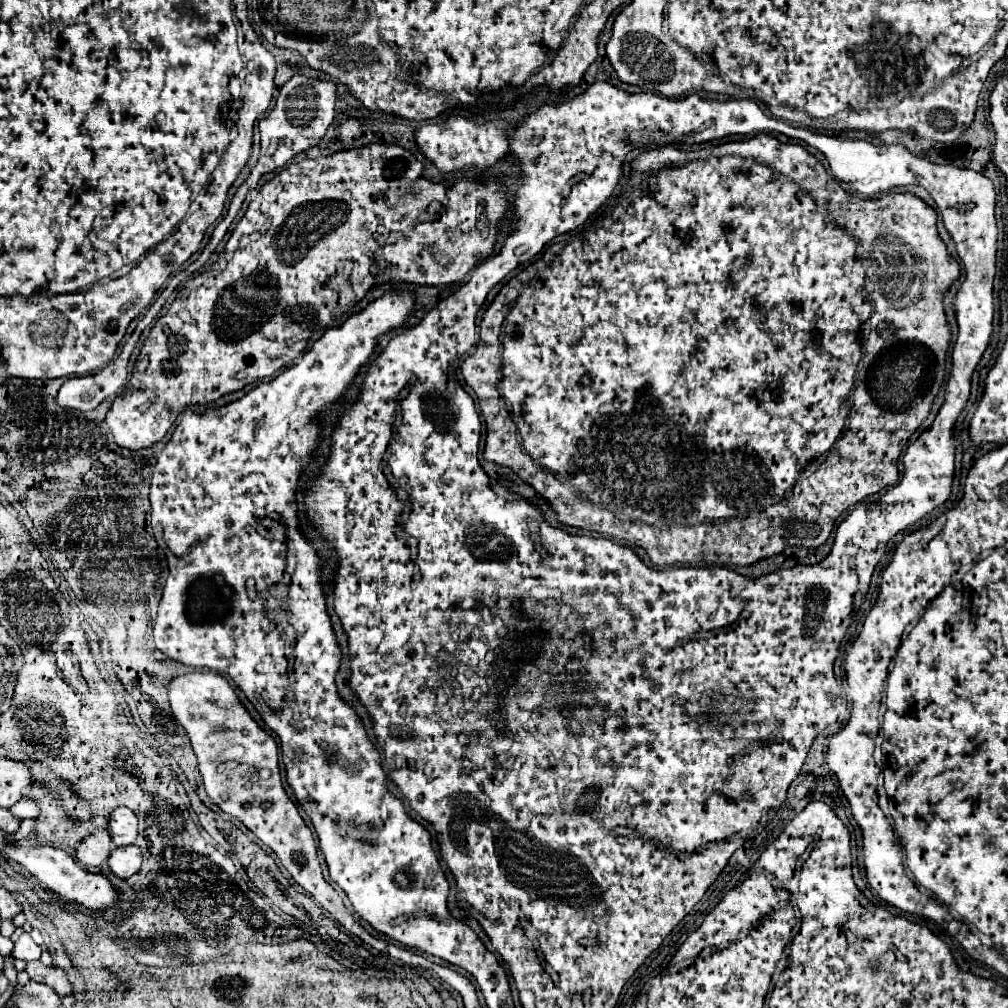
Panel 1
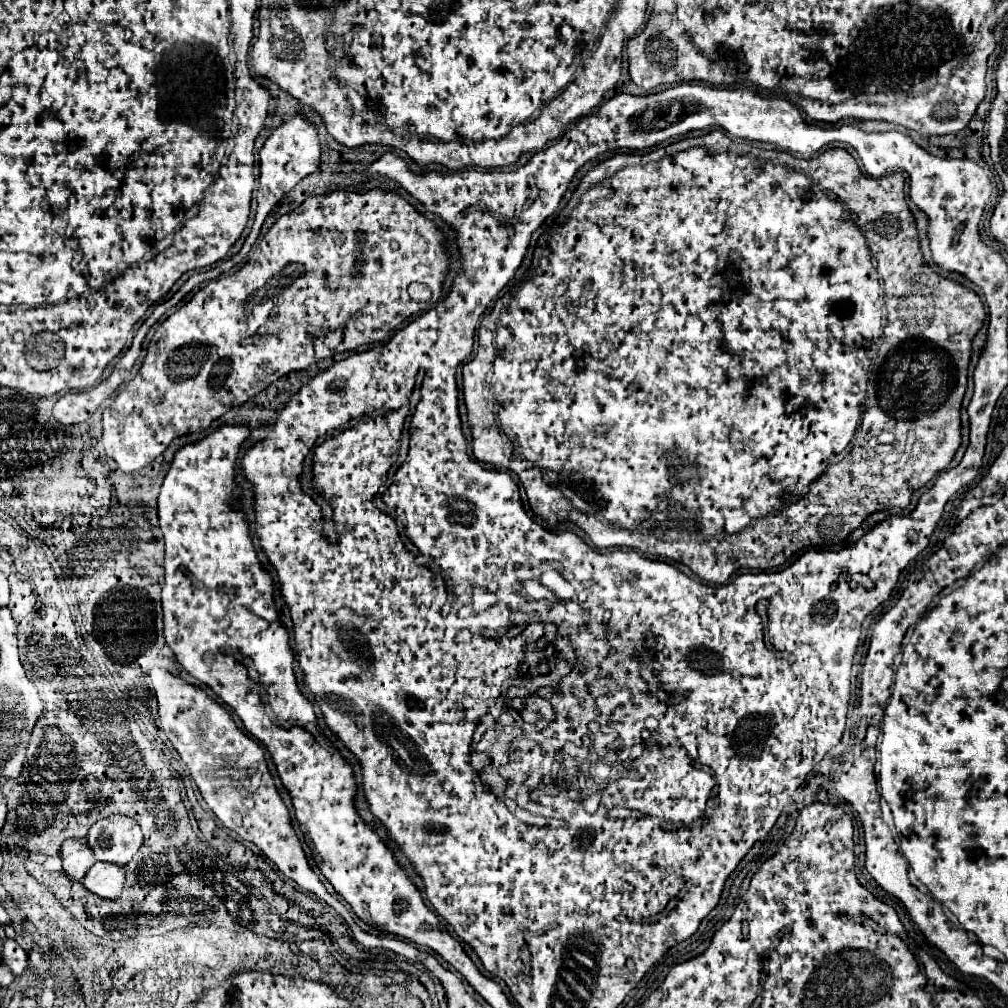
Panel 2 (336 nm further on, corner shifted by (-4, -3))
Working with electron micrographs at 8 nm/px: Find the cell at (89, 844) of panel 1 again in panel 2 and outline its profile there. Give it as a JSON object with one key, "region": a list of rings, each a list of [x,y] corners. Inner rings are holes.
{"region":[[[67,839],[61,845],[59,853],[61,853],[61,859],[63,859],[63,871],[73,881],[83,879],[87,869],[95,863],[93,851],[87,845],[83,845],[81,841],[75,841],[75,839]]]}

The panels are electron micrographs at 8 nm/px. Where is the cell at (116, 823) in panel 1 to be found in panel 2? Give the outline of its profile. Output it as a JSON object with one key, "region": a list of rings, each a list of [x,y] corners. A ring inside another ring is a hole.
{"region":[[[111,815],[107,819],[97,821],[89,829],[87,845],[93,849],[93,855],[95,855],[97,861],[109,861],[109,863],[117,863],[117,865],[127,865],[133,859],[133,855],[139,851],[139,847],[143,845],[143,833],[141,833],[139,825],[131,817]]]}

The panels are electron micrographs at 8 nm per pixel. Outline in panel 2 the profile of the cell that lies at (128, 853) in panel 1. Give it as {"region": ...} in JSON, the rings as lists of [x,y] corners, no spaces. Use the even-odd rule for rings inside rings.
{"region":[[[95,863],[87,875],[81,879],[81,885],[97,897],[117,899],[125,883],[125,867],[113,863]]]}

